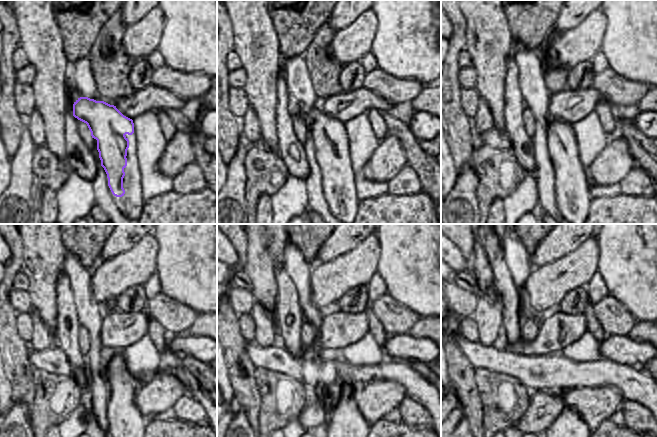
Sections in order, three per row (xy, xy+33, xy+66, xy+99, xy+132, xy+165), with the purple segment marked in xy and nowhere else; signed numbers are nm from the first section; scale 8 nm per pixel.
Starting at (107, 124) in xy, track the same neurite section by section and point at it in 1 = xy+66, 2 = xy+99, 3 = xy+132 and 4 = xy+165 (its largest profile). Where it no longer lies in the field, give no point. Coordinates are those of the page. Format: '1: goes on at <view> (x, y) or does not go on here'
1: goes on at xy+66 (573, 197)
2: goes on at xy+99 (126, 425)
3: goes on at xy+132 (347, 427)
4: goes on at xy+165 (569, 427)

